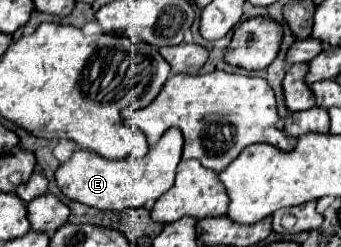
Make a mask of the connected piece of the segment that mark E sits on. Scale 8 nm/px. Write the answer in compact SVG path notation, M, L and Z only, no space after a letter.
M170 128L154 148L148 150L144 158L126 160L102 160L100 156L90 156L90 152L74 152L68 162L60 164L54 172L60 192L74 202L92 206L98 210L128 210L142 208L146 202L158 200L174 184L174 172L182 158L182 132Z

